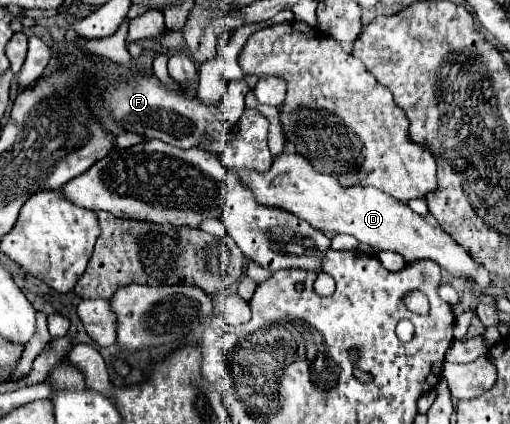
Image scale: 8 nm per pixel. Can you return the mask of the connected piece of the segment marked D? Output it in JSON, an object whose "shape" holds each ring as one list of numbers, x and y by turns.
{"shape":[[283,152,273,158,273,166,269,168,269,172,257,174,253,170,239,170,239,178,241,178,241,182,245,182,253,190,259,204,285,208,287,212,297,214,299,218,307,220,313,228,319,228,321,232,351,234,361,244,369,244,375,250,375,254,387,252,387,250,401,254,405,258,405,264,413,264,419,260,437,262,453,278,465,278,481,288,489,288,493,284,493,276,485,268,481,268,481,262,475,262,475,258,471,258,471,254,469,254,469,250,465,250,465,246,455,242,455,238,451,234,445,234,445,230,441,230,437,224,433,226,429,220,415,214,405,202,397,202,393,196,389,196,373,186,341,186,333,176,325,176,325,174,315,172,313,166,299,154,285,154]]}

